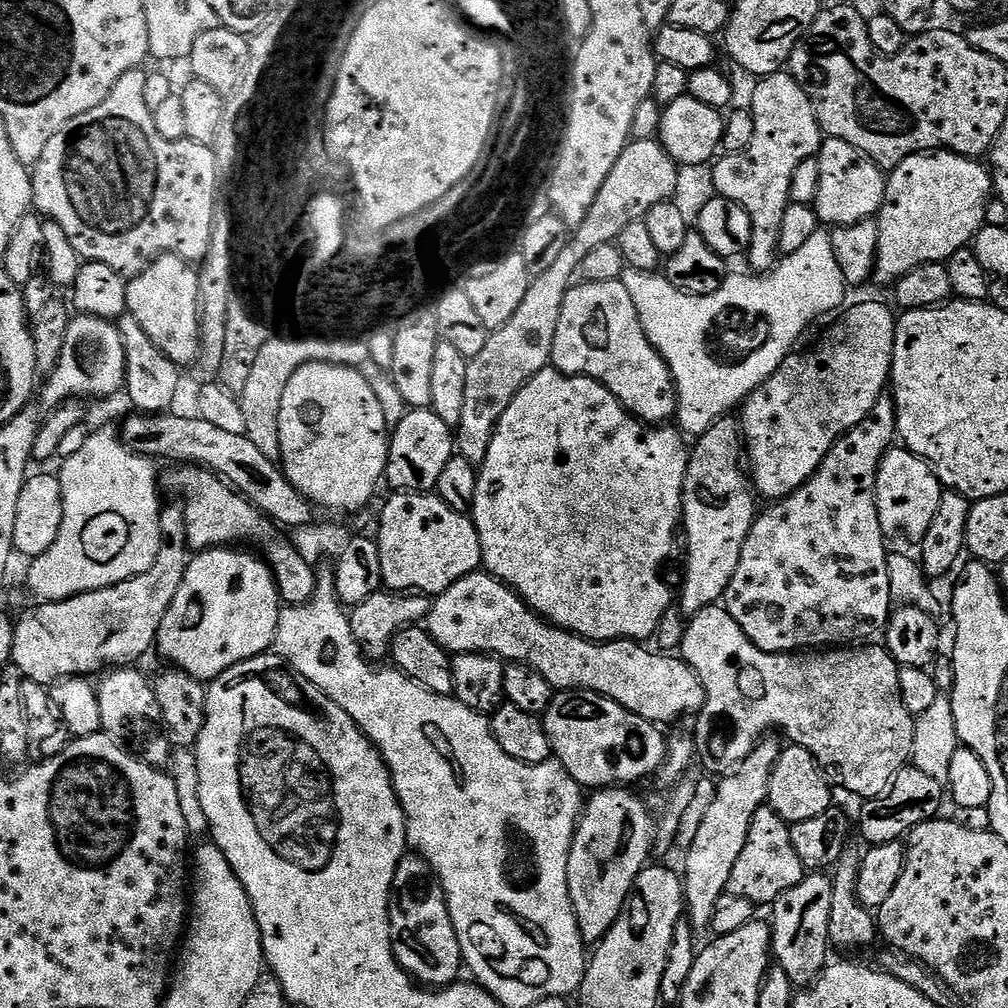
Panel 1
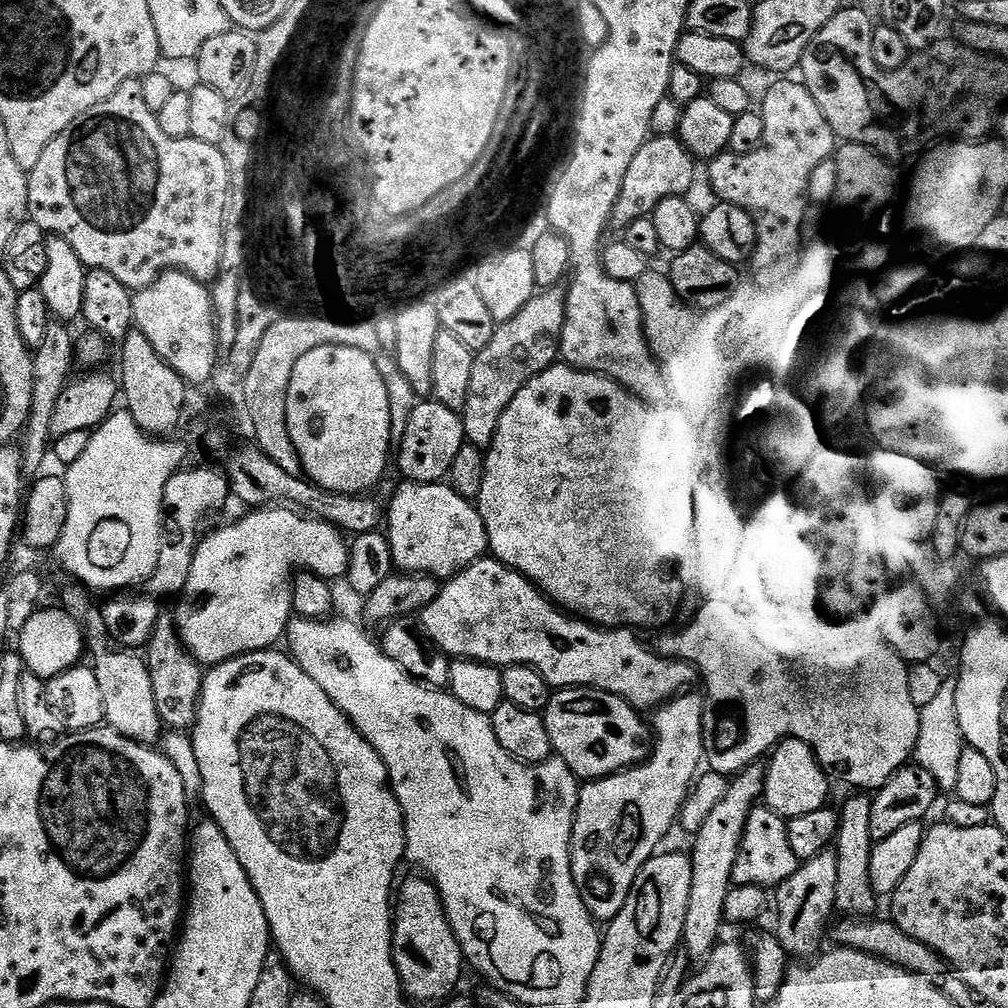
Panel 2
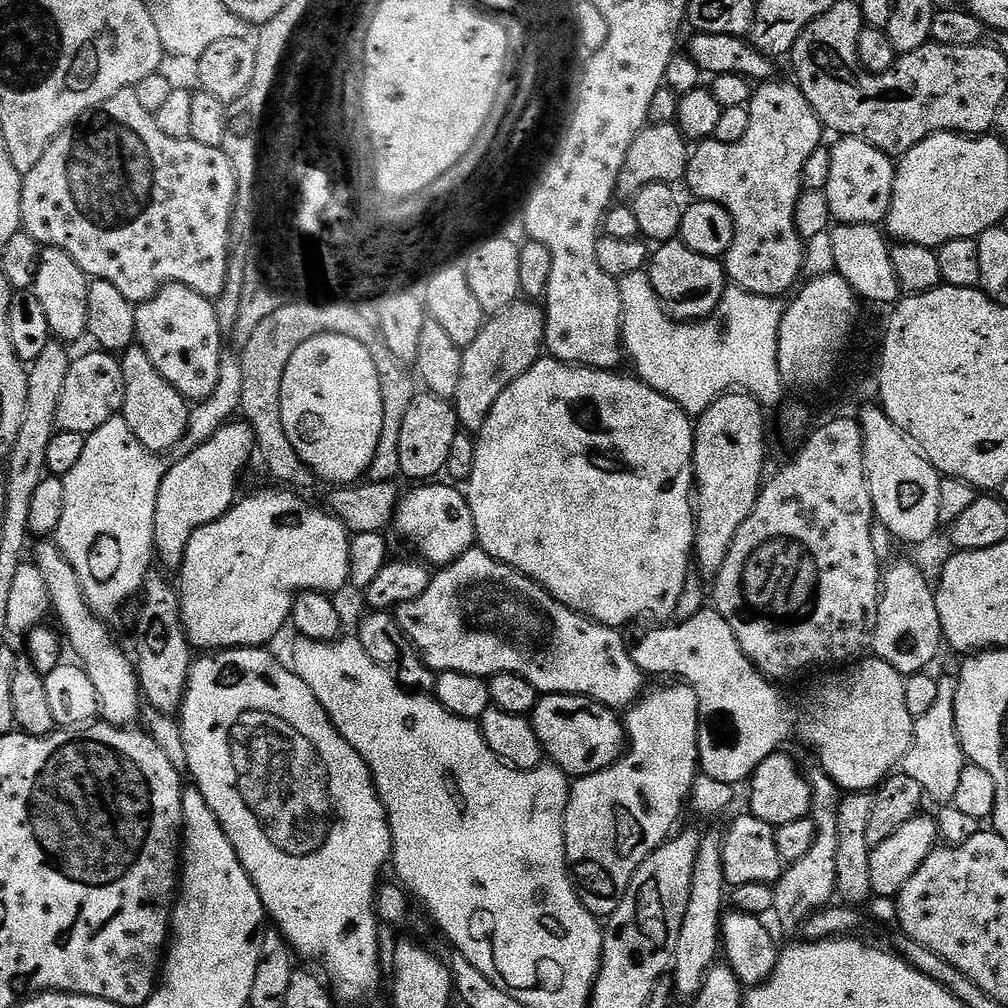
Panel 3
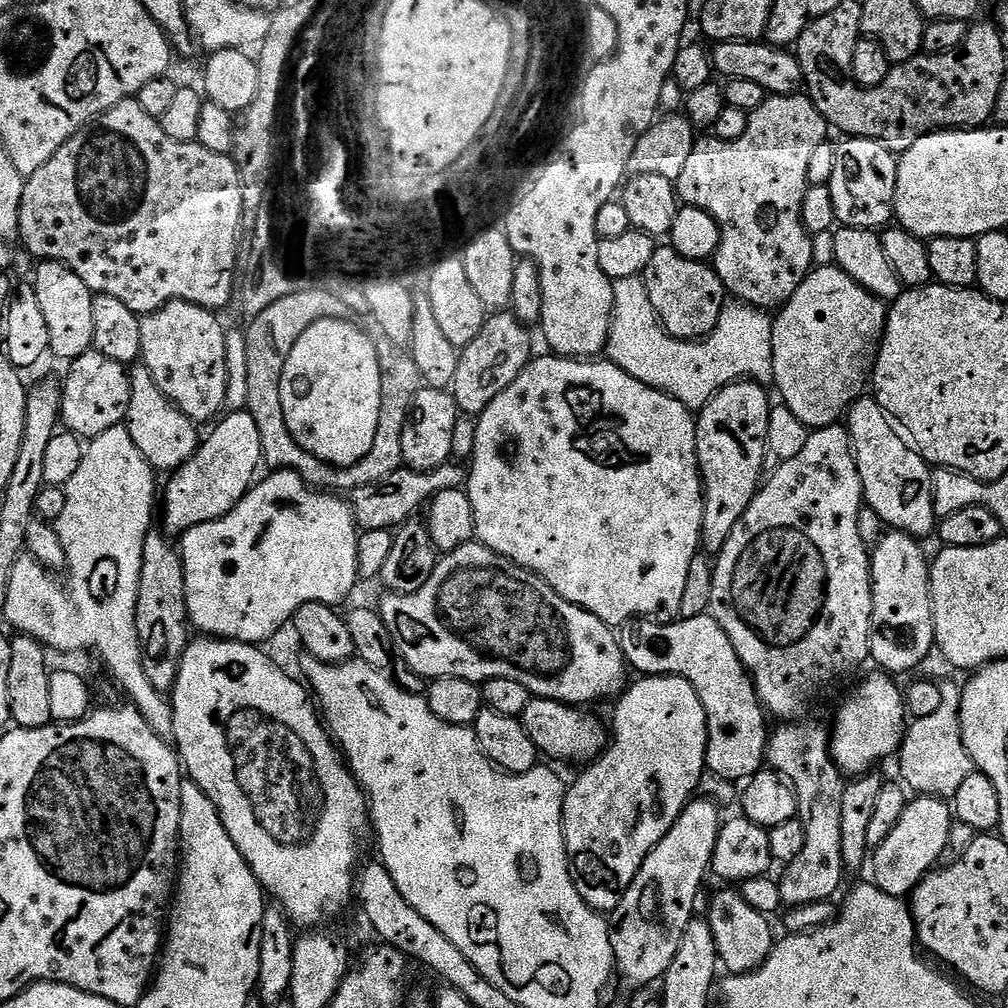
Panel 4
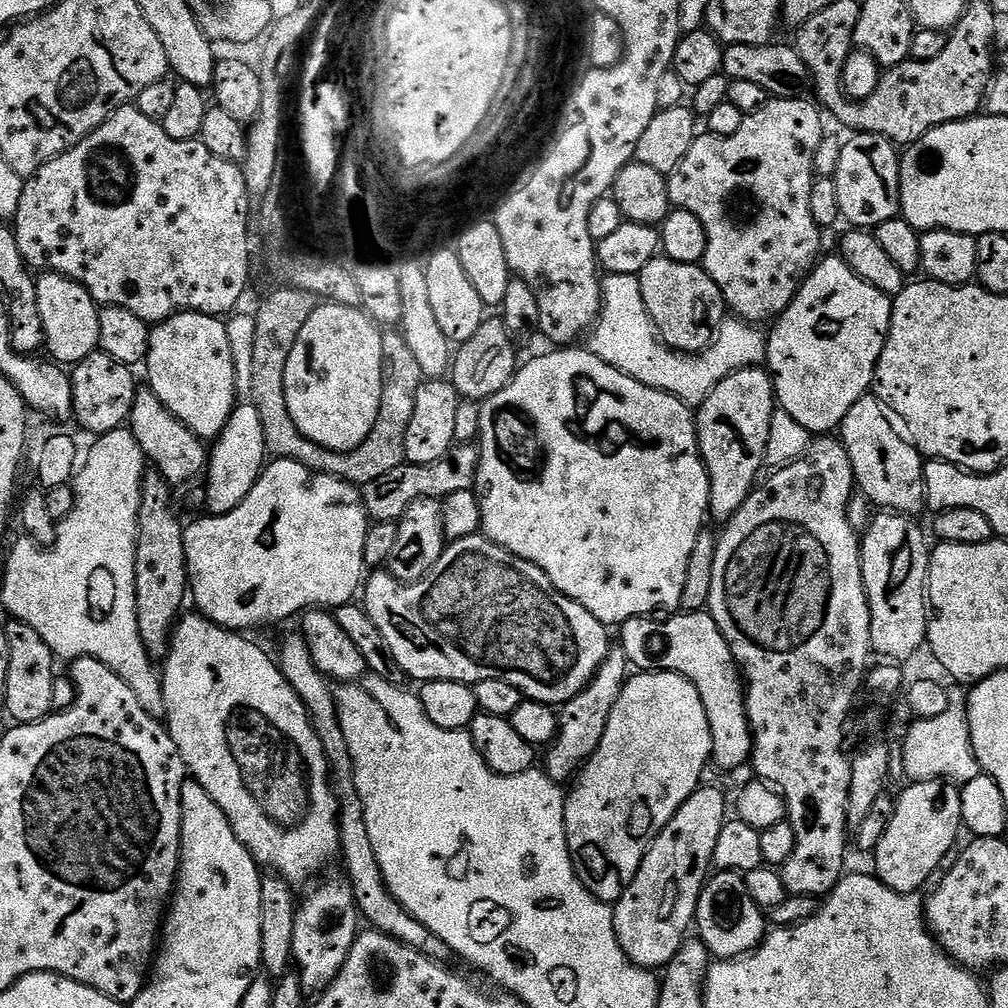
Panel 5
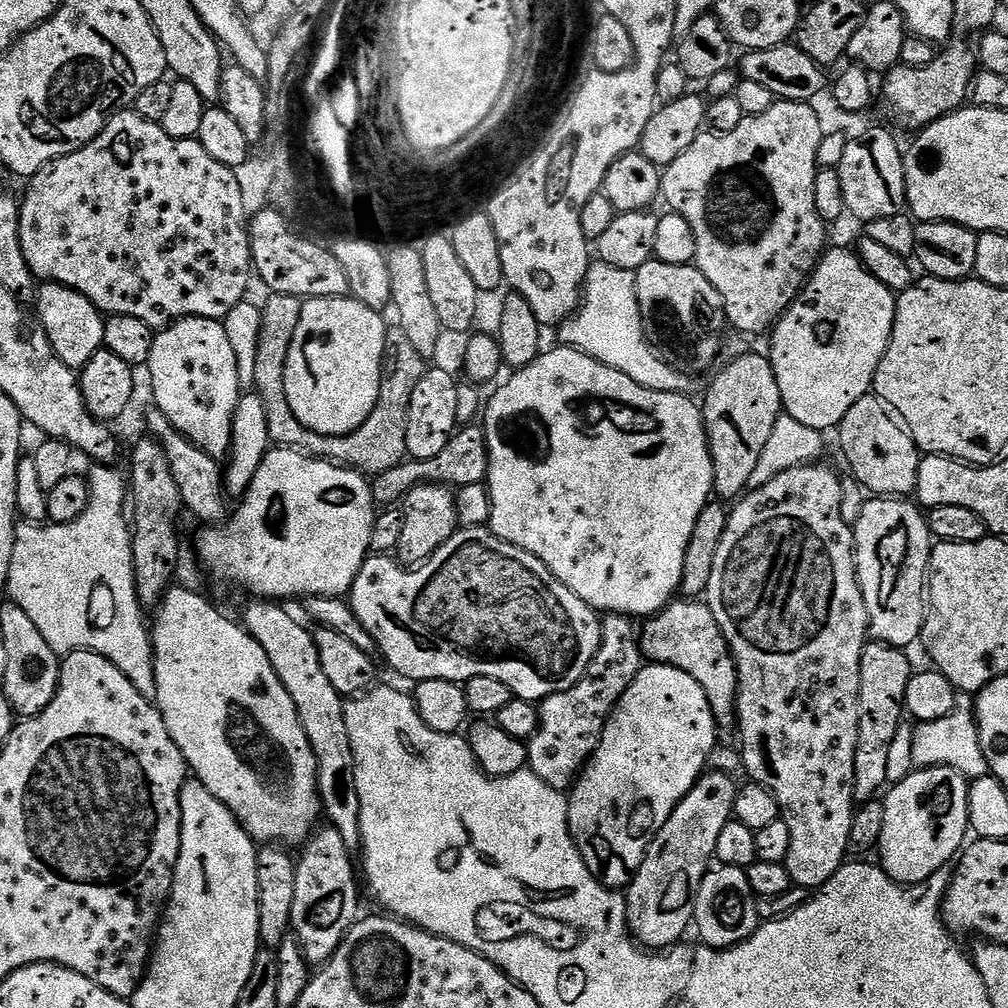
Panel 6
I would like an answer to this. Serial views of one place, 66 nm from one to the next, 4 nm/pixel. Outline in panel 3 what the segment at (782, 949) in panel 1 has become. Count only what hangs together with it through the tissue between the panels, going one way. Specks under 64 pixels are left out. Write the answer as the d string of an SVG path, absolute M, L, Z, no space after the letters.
M813 767L813 772L807 773L808 785L812 788L812 810L810 818L816 827L814 846L798 862L787 865L784 873L776 879L772 889L774 906L772 912L780 919L784 928L799 929L801 924L819 912L820 909L829 907L836 894L836 875L838 866L838 806L840 805L841 789L825 774L823 768Z

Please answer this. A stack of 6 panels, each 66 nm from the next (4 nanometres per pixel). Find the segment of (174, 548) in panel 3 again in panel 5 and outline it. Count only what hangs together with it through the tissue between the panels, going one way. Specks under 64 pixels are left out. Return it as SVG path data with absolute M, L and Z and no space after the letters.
M237 403L232 409L230 418L222 430L222 434L216 437L208 453L208 489L204 496L208 499L207 511L212 514L229 512L234 510L254 490L261 472L266 467L266 449L264 447L264 435L262 434L263 418L261 409L252 404Z

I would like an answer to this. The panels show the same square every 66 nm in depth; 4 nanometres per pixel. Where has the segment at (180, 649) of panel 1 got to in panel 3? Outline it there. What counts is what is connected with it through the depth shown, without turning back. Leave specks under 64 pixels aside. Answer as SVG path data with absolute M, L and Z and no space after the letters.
M280 490L284 492L260 492L257 496L248 496L241 499L239 502L233 504L232 509L227 512L222 518L218 518L214 522L210 522L206 526L202 526L198 530L194 530L194 534L190 538L190 542L186 546L186 554L184 555L184 561L182 562L182 566L178 569L178 576L180 576L180 580L178 579L178 591L180 593L180 621L184 624L184 632L188 635L188 642L192 645L193 649L196 650L223 650L226 648L259 648L261 646L268 646L268 643L271 642L272 639L275 638L276 635L279 634L280 631L283 630L284 624L289 623L293 607L296 603L296 597L301 592L323 592L325 594L336 594L336 591L339 590L343 584L347 585L349 583L348 575L350 574L350 546L352 545L352 541L350 539L350 533L346 525L340 521L338 516L332 515L331 511L325 510L323 507L317 506L315 508L312 504L307 504L306 501L303 500L303 495L297 494L292 490Z

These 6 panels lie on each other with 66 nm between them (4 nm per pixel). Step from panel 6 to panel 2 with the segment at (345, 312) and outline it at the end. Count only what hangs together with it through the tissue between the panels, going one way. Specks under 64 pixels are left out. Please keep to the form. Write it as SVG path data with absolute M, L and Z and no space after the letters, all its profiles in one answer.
M318 346L308 354L302 354L290 374L286 422L303 475L319 488L331 492L364 494L379 482L394 425L388 387L380 373L380 364L370 354L344 346Z

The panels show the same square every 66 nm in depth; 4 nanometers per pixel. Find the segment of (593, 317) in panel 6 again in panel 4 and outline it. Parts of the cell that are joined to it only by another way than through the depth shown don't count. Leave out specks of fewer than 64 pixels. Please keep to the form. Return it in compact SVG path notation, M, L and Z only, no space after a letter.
M640 276L617 280L612 289L614 310L606 349L607 359L626 374L638 378L638 382L665 392L689 410L703 408L709 395L720 391L720 356L769 355L774 320L765 309L753 308L743 302L725 303L718 326L714 326L710 335L703 340L679 340L671 336L656 317L650 294Z

